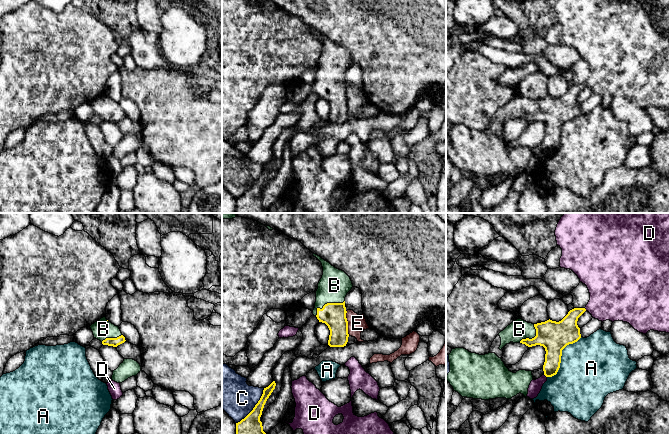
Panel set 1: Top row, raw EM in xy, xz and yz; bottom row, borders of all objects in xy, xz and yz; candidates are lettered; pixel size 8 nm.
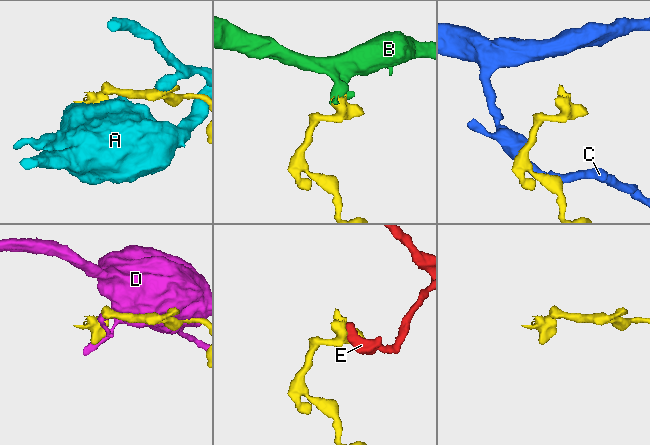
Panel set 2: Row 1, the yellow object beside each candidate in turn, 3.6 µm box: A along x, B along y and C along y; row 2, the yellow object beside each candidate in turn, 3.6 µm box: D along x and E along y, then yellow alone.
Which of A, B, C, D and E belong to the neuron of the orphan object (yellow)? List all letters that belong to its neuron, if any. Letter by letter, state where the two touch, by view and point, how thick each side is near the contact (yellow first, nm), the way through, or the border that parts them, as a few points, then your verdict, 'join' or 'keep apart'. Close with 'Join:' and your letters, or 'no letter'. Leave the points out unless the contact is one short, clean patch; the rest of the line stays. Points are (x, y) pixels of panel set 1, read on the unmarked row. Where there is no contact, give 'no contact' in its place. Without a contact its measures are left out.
A: yz (560, 133) | 240/480 nm | keep apart
B: xz (327, 79) | 190/240 nm | across xz (333, 91), (327, 79), (334, 61) | join
C: xz (254, 183) | 220/300 nm | along xz (264, 164), (255, 182), (236, 199) | keep apart
D: yz (585, 85) | 200/380 nm | keep apart
E: xz (347, 99) | 190/140 nm | along xz (346, 87), (347, 108), (349, 110) | keep apart
Join: B

